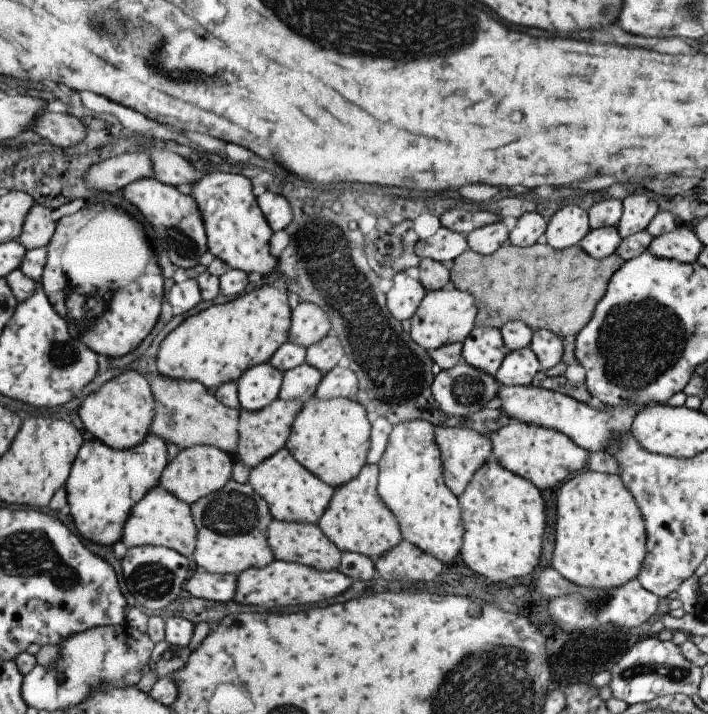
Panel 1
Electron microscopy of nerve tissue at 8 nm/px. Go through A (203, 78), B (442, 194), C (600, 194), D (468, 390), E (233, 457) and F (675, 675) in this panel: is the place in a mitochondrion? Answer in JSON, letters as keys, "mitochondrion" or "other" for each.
{"A":"mitochondrion","B":"other","C":"other","D":"mitochondrion","E":"other","F":"mitochondrion"}

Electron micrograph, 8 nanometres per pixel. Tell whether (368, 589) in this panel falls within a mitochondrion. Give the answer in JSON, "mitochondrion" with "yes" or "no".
{"mitochondrion":"no"}

